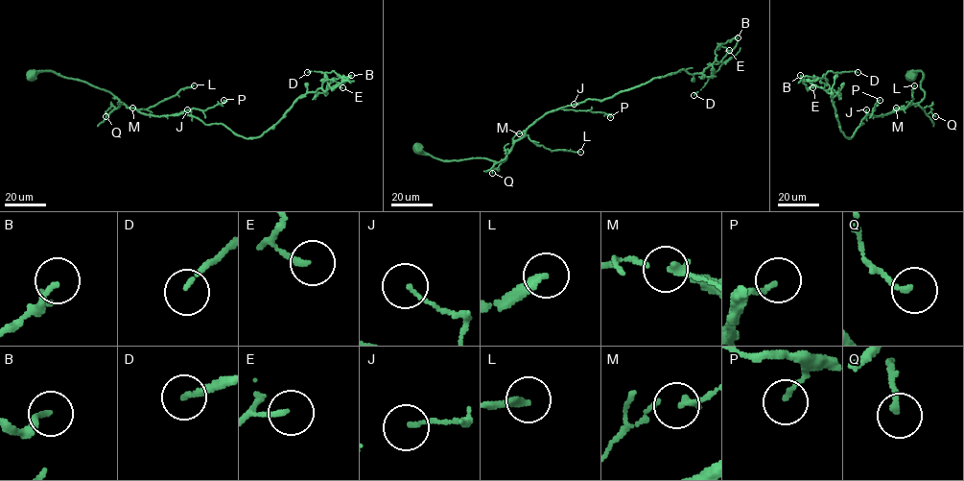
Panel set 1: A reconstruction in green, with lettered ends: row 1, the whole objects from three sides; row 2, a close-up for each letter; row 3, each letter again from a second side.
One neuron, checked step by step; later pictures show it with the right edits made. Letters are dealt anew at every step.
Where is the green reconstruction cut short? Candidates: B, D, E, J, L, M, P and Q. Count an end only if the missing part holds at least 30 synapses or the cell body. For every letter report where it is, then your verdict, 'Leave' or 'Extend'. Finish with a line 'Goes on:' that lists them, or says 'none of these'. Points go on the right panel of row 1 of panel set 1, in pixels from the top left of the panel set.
B: Place: (800, 75). Leave
D: Place: (858, 72). Leave
E: Place: (812, 87). Leave
J: Place: (866, 109). Leave
L: Place: (914, 85). Extend
M: Place: (896, 108). Leave
P: Place: (880, 100). Leave
Q: Place: (935, 116). Leave
Goes on: L

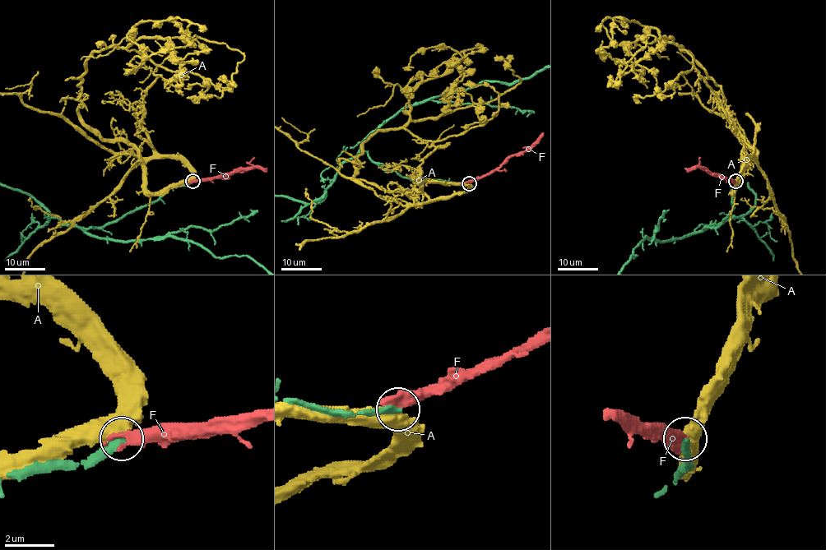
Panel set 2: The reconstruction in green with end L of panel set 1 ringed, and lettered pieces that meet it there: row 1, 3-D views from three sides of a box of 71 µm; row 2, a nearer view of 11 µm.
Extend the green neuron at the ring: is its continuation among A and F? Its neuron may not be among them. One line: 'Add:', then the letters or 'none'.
Add: none

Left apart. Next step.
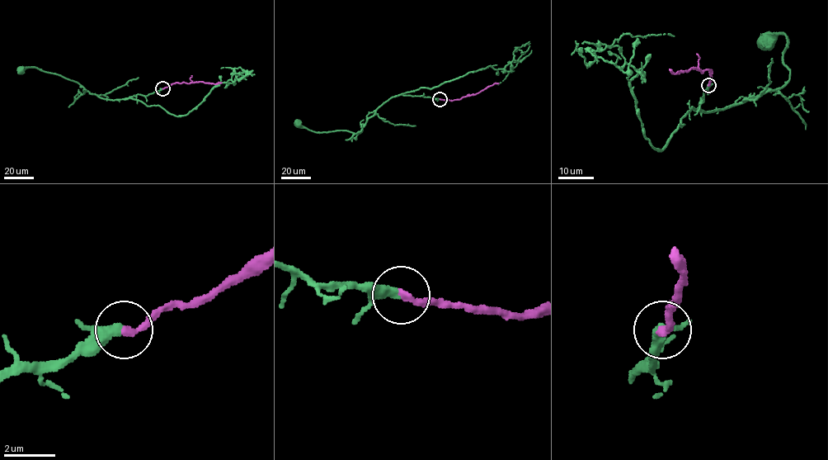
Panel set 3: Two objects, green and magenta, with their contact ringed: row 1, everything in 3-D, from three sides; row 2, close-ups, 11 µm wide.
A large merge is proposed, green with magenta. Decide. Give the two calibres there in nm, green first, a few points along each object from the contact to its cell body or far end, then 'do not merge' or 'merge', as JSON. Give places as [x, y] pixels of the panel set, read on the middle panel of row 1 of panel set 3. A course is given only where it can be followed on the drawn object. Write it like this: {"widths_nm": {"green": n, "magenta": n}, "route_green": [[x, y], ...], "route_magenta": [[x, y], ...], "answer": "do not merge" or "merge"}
{"widths_nm": {"green": 280, "magenta": 280}, "route_green": [[439, 99], [401, 94], [392, 97], [367, 120], [359, 133], [345, 130], [314, 132], [301, 127], [297, 123]], "route_magenta": [[439, 99], [461, 99], [498, 82]], "answer": "merge"}

